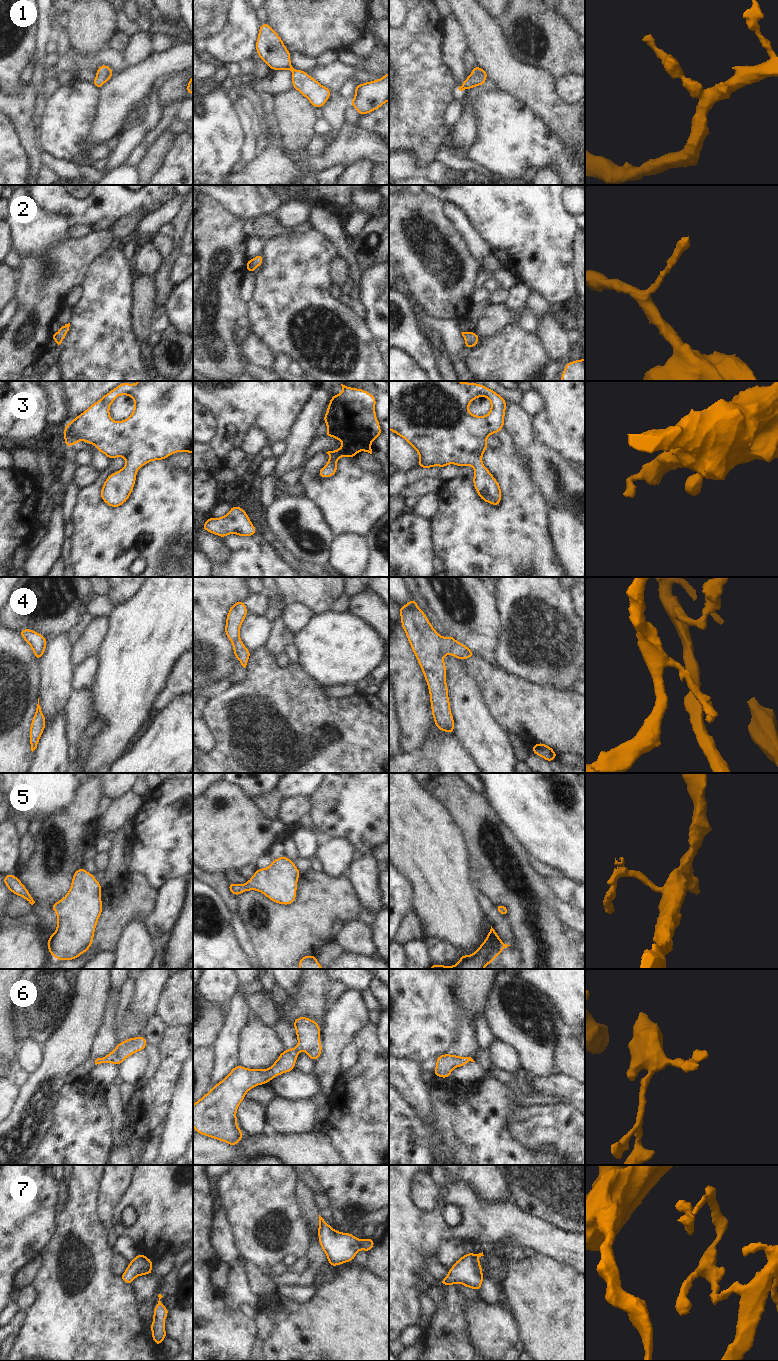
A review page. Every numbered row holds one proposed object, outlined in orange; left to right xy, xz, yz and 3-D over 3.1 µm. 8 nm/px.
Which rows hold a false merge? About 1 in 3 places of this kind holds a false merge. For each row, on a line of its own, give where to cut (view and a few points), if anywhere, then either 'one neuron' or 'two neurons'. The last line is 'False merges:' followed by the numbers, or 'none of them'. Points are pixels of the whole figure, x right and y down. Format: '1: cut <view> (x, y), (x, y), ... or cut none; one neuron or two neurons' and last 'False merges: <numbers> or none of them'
1: cut none; one neuron
2: cut none; one neuron
3: cut none; one neuron
4: cut yz (456, 641), (450, 653); two neurons
5: cut none; one neuron
6: cut none; one neuron
7: cut none; one neuron
False merges: 4

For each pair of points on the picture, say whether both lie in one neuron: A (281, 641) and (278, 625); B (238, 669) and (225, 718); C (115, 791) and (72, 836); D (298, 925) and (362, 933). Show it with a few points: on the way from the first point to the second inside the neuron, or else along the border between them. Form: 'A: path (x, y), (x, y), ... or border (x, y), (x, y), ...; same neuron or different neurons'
A: path (280, 637), (279, 629); same neuron
B: border (246, 669), (246, 677), (240, 683), (214, 696); different neurons
C: border (101, 783), (101, 793), (103, 795); different neurons
D: border (343, 923), (360, 920), (366, 925); different neurons

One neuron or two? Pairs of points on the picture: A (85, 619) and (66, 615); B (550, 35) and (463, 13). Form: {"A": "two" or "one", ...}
{"A": "two", "B": "two"}

